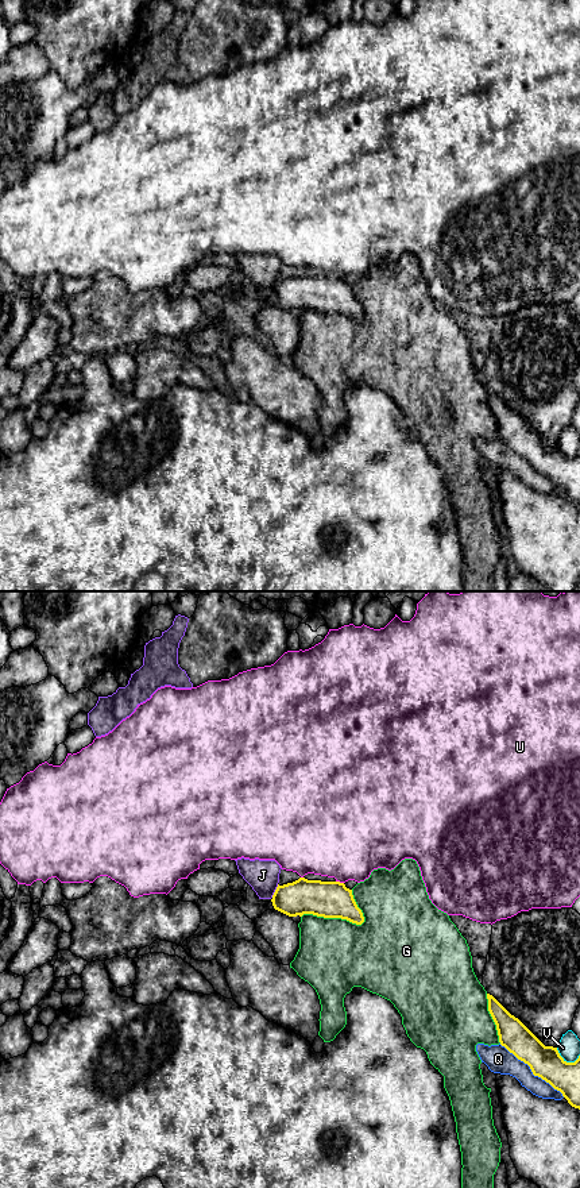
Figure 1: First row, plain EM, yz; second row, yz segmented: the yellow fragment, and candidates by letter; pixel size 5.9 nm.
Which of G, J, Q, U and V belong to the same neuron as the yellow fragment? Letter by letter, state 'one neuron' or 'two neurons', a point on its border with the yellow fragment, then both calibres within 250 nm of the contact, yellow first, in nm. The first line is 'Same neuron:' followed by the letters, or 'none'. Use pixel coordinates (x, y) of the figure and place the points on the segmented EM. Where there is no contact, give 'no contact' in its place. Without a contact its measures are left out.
Same neuron: none
G: two neurons | yz (333, 917) | 220/440 nm
J: two neurons | yz (275, 891) | 200/190 nm
Q: two neurons | yz (532, 1071) | 190/160 nm
U: two neurons | yz (339, 882) | 220/460 nm
V: two neurons | yz (565, 1061) | 190/130 nm

